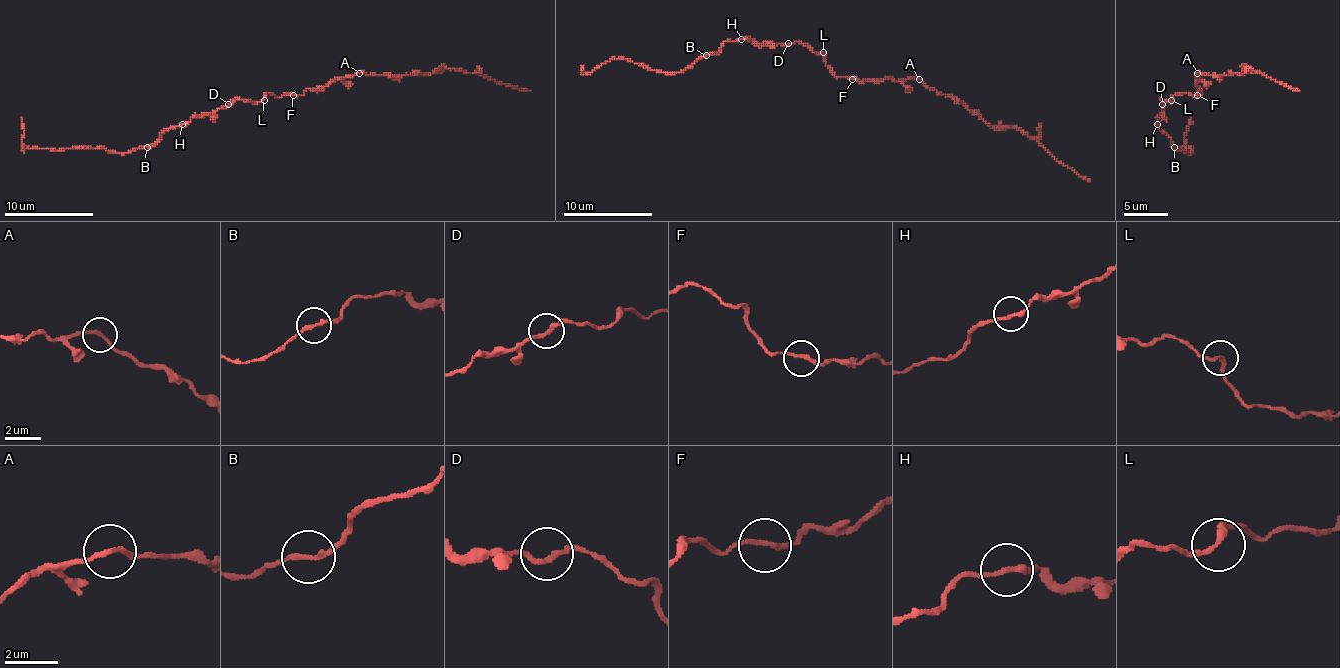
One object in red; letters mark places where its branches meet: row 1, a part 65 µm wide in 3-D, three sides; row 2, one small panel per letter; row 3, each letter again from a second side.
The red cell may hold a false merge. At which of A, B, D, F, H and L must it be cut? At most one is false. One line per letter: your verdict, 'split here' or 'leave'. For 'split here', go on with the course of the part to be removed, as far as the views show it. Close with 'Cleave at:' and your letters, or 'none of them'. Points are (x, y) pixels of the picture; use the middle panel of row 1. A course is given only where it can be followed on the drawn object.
A: leave
B: split here; foreign part runs (706, 55), (679, 72), (657, 72), (626, 59), (610, 59), (583, 72), (583, 66), (581, 72)
D: leave
F: leave
H: leave
L: leave
Cleave at: B

